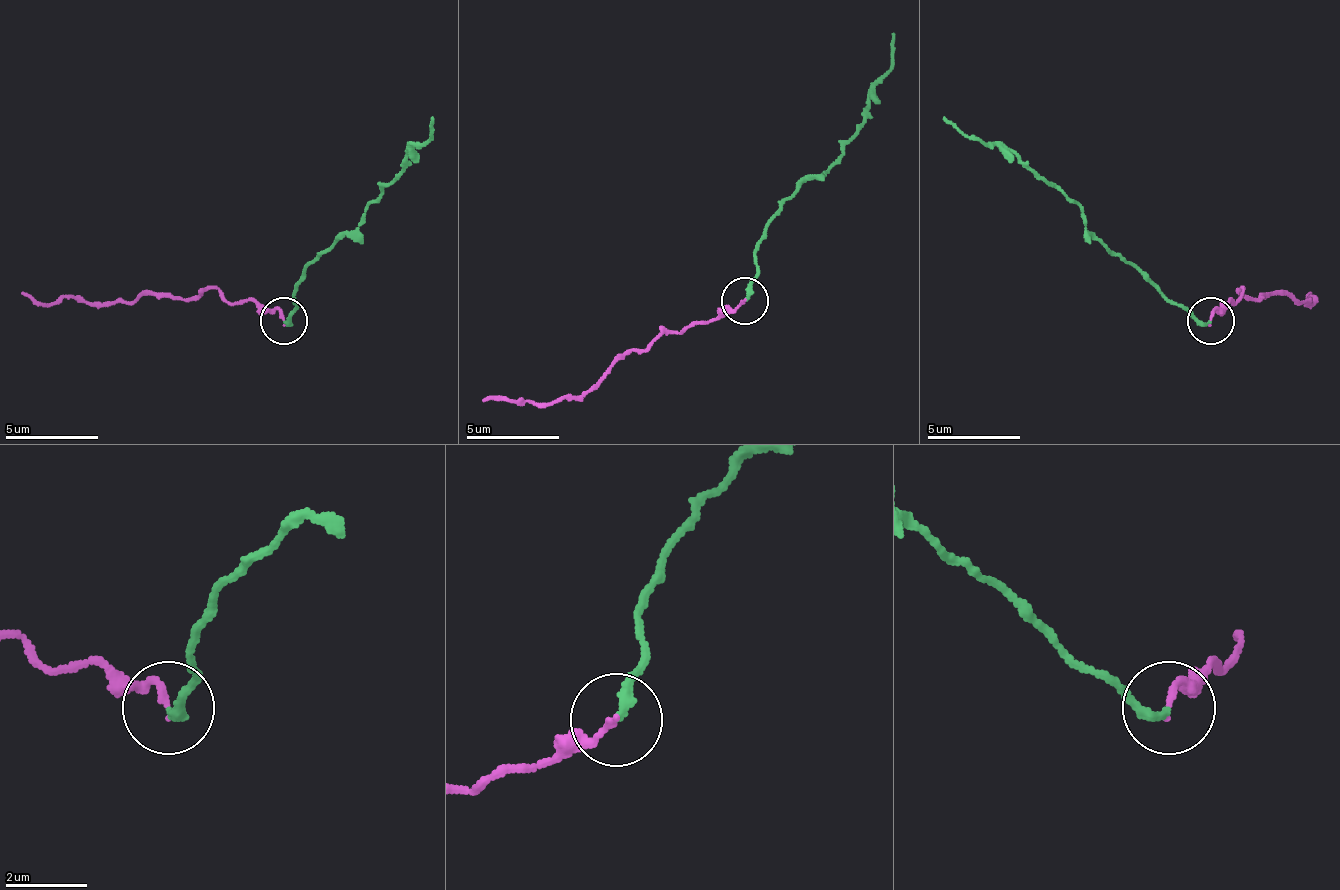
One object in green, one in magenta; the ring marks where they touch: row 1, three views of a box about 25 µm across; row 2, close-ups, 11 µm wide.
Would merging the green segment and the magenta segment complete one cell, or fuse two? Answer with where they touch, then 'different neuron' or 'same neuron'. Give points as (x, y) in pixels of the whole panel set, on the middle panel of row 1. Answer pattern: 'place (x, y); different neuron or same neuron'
place (745, 301); same neuron

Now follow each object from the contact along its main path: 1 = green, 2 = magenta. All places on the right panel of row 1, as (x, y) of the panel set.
1: (1209, 319), (1195, 324), (1089, 231), (1061, 189), (1010, 152), (968, 138), (945, 115)
2: (1209, 319), (1242, 287), (1260, 296), (1307, 301), (1312, 296), (1312, 305), (1312, 291)

